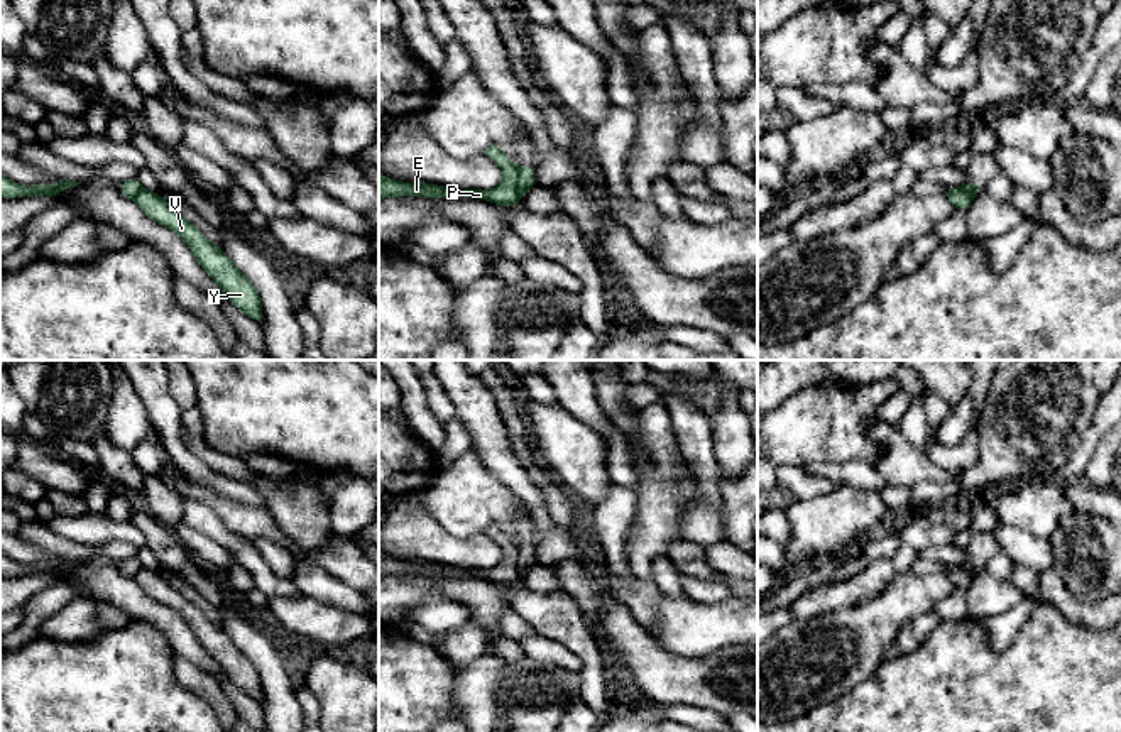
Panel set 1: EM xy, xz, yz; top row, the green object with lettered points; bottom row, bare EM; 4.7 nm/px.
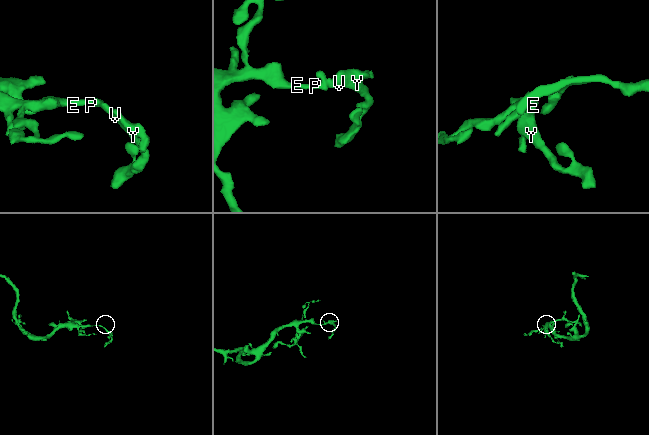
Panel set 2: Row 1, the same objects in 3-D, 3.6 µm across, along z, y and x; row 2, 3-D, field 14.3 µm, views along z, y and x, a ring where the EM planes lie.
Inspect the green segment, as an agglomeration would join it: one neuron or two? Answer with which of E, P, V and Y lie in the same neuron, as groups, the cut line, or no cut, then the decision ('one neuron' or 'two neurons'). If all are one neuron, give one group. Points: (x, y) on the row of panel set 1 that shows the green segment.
E P / V Y; cut in xz along (518, 168), (518, 190), (521, 195); two neurons

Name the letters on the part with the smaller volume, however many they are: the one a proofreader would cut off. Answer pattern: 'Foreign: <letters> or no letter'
Foreign: V, Y

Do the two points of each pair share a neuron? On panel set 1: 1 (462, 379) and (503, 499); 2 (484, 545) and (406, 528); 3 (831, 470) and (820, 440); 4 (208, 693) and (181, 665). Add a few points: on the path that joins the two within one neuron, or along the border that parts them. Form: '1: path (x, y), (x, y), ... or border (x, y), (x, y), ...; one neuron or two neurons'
1: border (472, 447), (481, 462), (519, 502); two neurons
2: path (465, 548), (442, 548), (425, 540); one neuron
3: border (869, 464), (858, 460), (809, 462), (802, 469); two neurons
4: path (203, 687), (188, 671); one neuron

